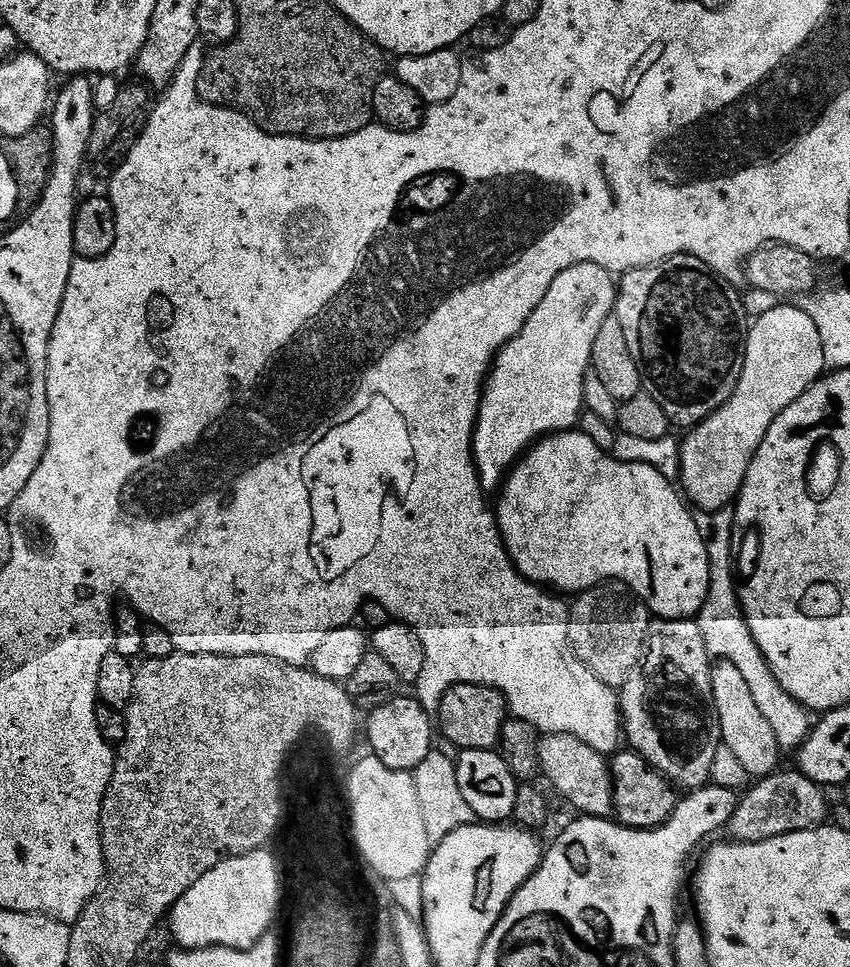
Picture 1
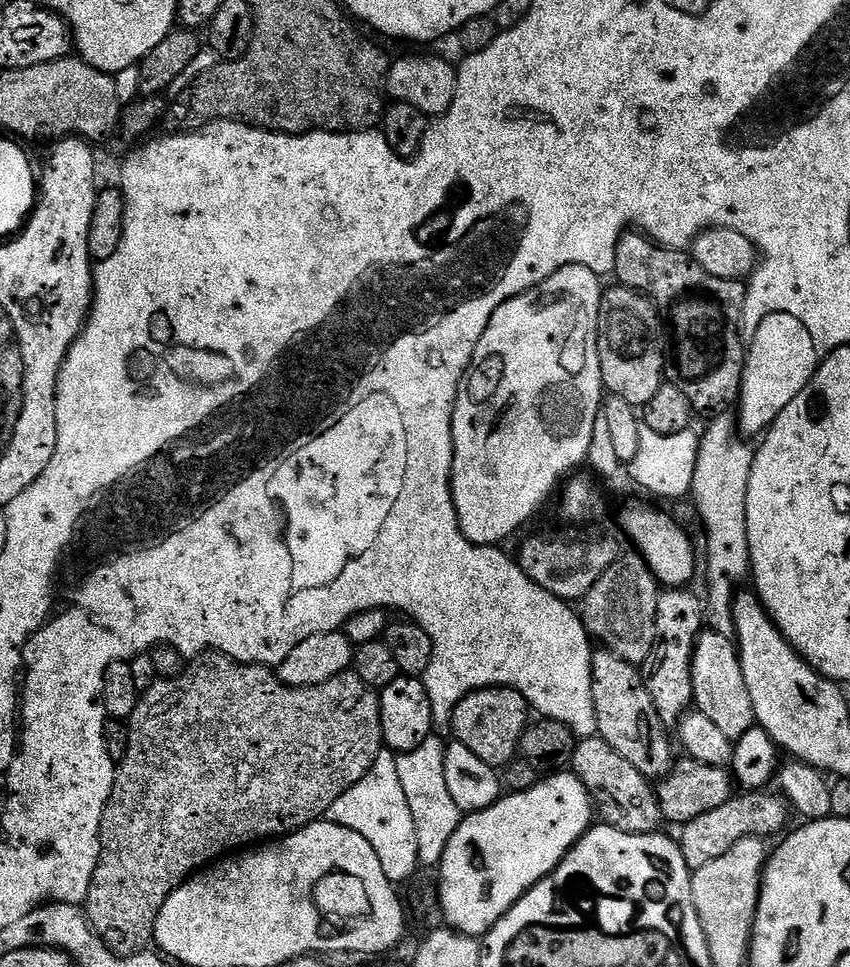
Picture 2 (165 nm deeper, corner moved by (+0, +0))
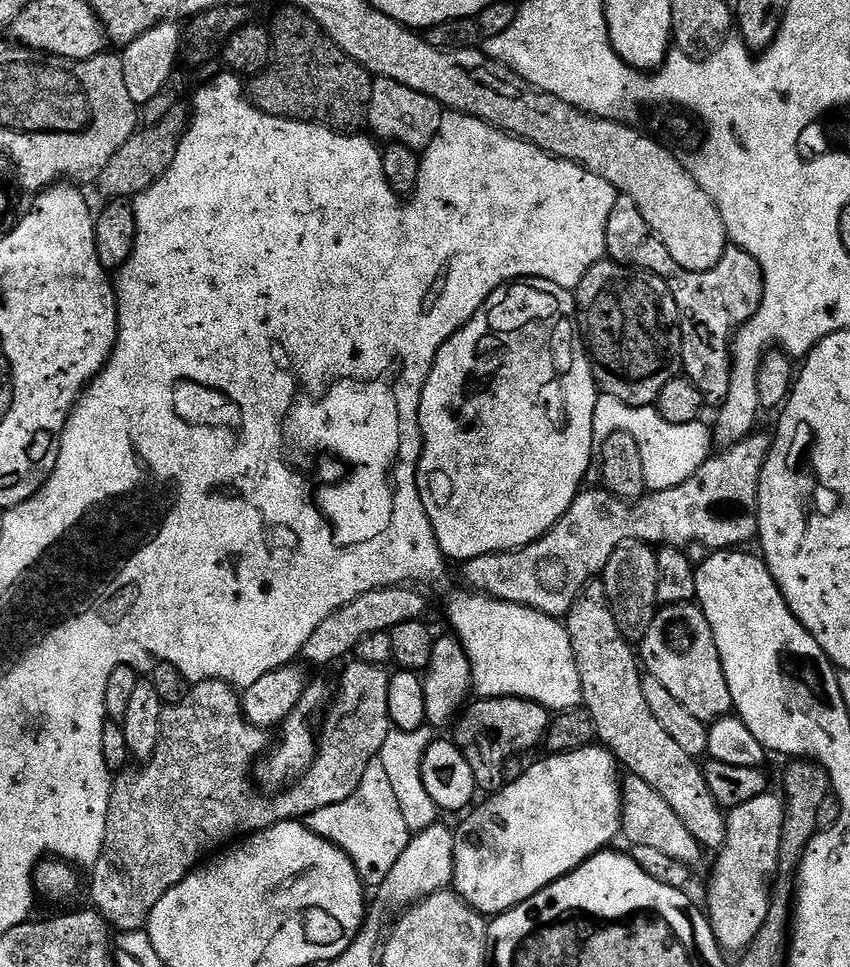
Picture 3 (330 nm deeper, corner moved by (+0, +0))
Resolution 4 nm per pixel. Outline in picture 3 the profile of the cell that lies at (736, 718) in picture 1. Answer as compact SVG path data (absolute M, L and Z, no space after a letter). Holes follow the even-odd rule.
M669 604L666 612L672 615L676 628L684 632L684 645L675 648L664 641L664 616L658 614L654 622L650 622L650 630L646 630L643 640L638 644L638 660L647 675L658 678L694 718L705 722L721 720L733 711L730 698L730 686L726 686L726 674L722 670L725 662L720 656L720 648L714 642L714 634L710 630L710 622L706 622L704 611L699 604Z

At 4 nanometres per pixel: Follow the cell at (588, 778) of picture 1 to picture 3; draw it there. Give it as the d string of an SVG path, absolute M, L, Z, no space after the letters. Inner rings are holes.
M628 774L625 777L620 794L620 826L623 839L628 839L629 845L650 846L653 850L662 850L662 854L666 854L668 858L695 866L700 860L702 849L694 834L686 830L685 824L678 819L678 814L674 814L674 810L670 810L670 805L660 797L658 790L653 790L637 776Z

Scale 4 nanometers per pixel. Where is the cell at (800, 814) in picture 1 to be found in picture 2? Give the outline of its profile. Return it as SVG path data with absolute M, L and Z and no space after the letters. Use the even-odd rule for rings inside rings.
M748 790L733 795L726 806L718 806L718 810L710 810L710 814L702 814L683 825L679 829L678 843L689 869L695 870L706 866L706 862L714 862L714 858L722 858L743 836L769 838L775 832L783 833L789 827L788 816L790 805L783 796L772 790Z

